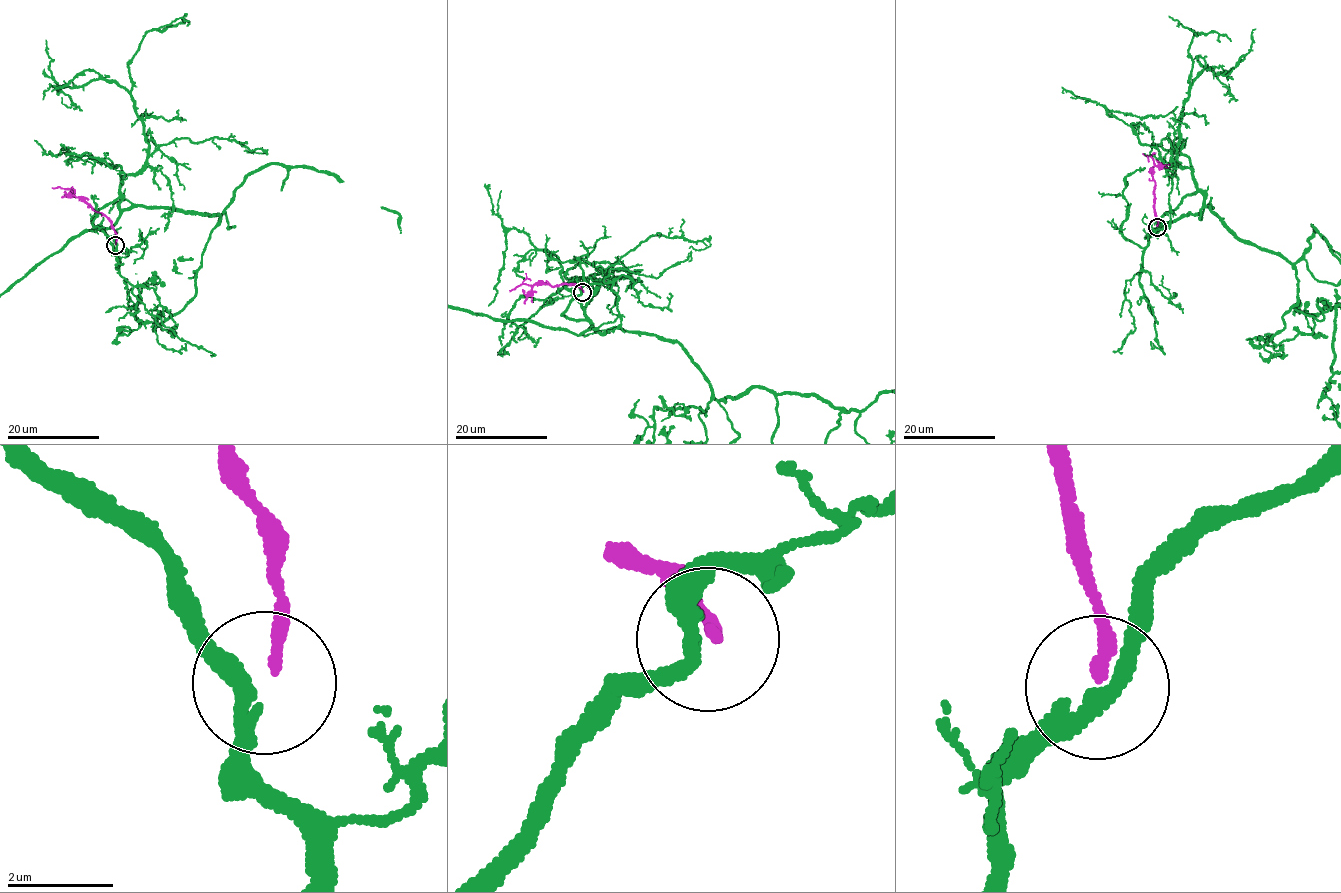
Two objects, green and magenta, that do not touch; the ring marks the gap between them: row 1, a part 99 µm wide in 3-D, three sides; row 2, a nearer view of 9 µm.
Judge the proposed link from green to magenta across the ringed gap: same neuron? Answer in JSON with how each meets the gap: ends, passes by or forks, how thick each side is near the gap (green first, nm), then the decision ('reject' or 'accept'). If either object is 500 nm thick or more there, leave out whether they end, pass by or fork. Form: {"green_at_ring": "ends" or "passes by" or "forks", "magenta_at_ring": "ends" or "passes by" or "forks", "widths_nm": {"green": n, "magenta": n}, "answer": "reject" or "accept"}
{"green_at_ring": "passes by", "magenta_at_ring": "ends", "widths_nm": {"green": 300, "magenta": 200}, "answer": "reject"}

